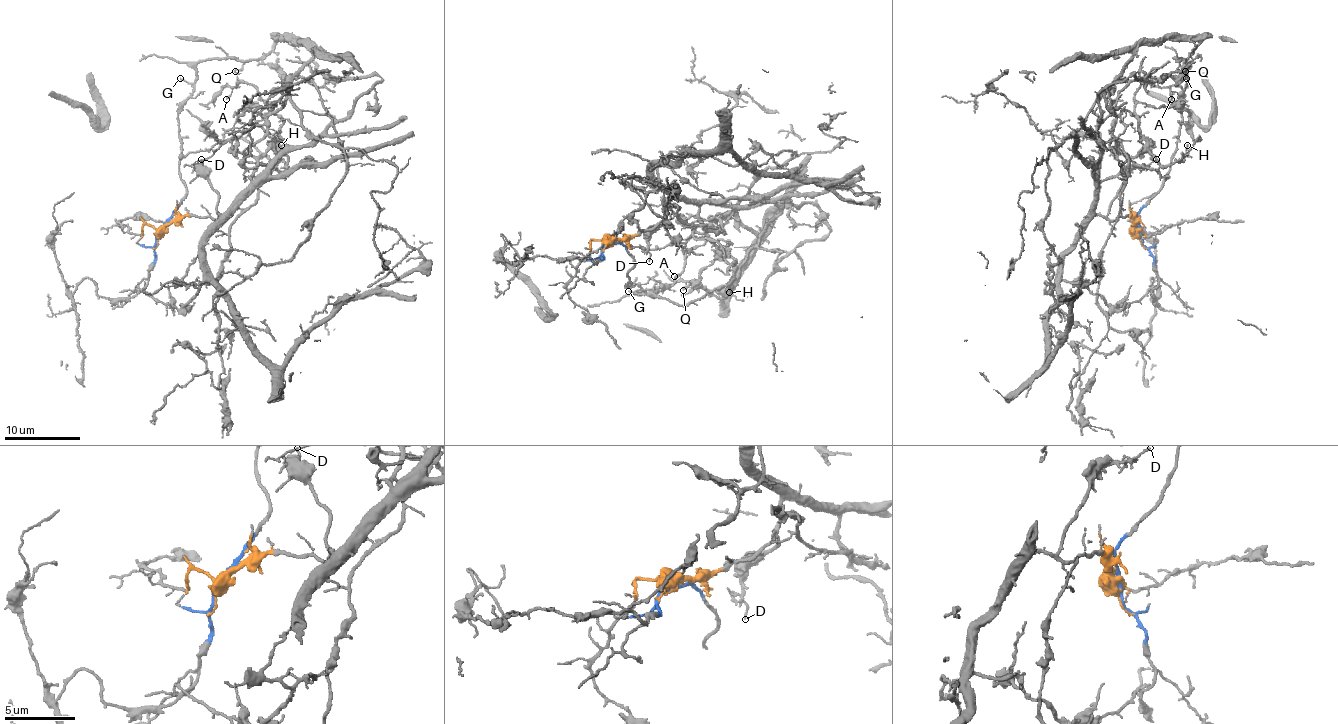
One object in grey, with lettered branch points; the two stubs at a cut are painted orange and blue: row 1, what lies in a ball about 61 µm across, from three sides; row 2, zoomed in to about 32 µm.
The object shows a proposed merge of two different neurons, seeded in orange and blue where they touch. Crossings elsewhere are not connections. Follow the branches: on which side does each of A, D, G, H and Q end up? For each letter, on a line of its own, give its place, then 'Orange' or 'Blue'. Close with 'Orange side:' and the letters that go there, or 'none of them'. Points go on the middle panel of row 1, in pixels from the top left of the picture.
A: Place: (674, 276). Orange
D: Place: (649, 261). Orange
G: Place: (628, 291). Blue
H: Place: (729, 292). Orange
Q: Place: (683, 290). Blue
Orange side: A, D, H

